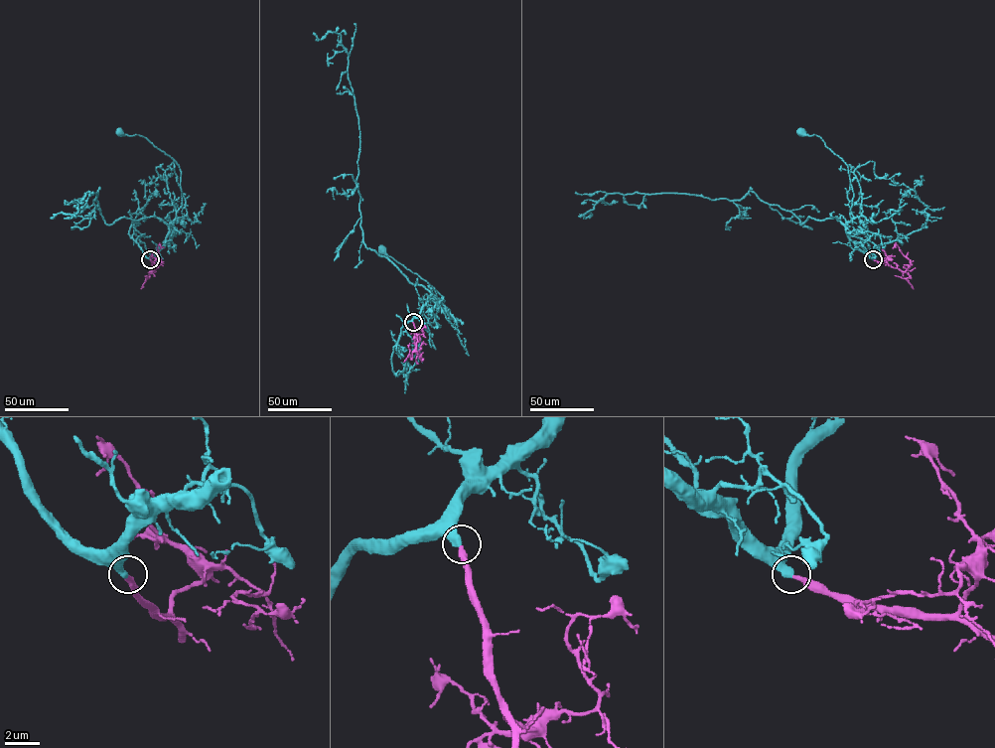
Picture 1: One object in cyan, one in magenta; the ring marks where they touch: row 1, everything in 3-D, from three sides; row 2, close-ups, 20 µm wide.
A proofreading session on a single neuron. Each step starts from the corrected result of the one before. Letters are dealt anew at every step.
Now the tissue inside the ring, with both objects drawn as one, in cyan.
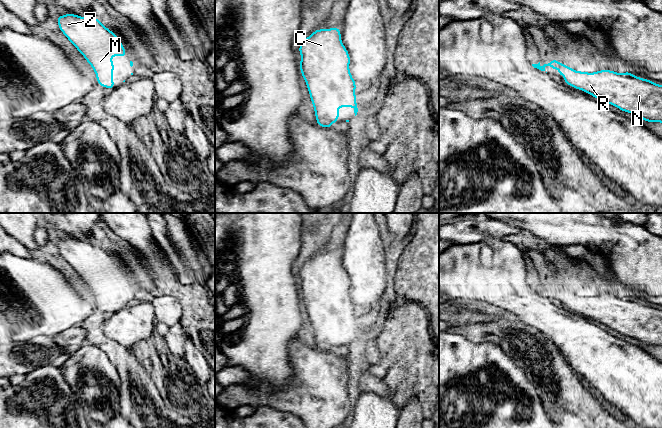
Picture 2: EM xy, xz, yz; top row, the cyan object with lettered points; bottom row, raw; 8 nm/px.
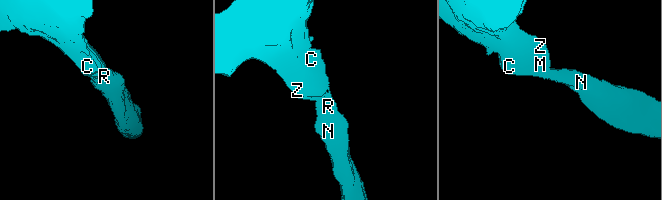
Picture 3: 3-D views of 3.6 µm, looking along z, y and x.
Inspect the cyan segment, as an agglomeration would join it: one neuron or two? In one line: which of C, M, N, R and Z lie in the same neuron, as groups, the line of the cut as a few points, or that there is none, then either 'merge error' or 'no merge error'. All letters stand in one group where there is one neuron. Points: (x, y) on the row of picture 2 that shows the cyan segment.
C M N R Z; no cut; no merge error

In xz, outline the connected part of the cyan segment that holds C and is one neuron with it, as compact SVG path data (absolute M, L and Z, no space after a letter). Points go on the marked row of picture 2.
M339 27L317 29L298 47L300 73L304 77L312 101L317 125L330 128L340 118L339 107L353 107L355 116L358 112L356 102L356 82L349 69L350 55L343 45Z

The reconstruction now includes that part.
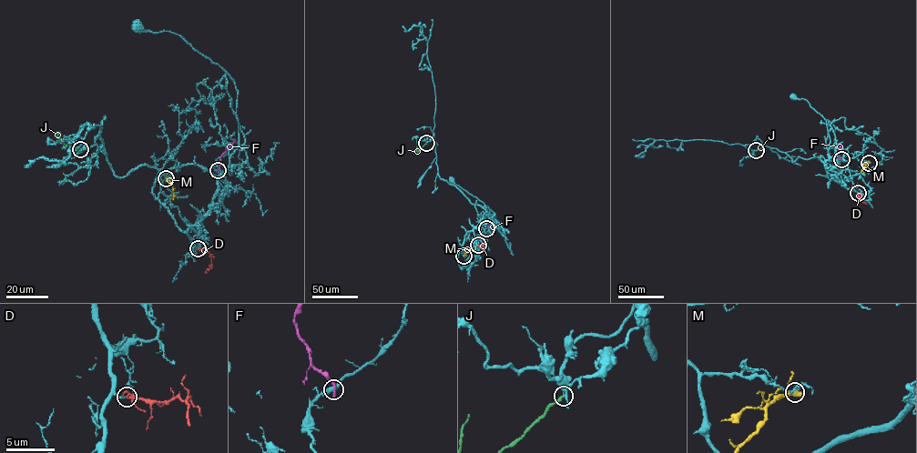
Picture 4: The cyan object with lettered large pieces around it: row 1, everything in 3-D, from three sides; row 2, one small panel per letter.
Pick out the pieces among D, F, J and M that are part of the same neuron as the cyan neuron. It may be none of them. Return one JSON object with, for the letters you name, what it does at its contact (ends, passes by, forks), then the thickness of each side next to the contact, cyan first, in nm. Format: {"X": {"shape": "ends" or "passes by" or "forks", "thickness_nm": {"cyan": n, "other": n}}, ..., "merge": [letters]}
{"D": {"shape": "forks", "thickness_nm": {"cyan": 170, "other": 190}}, "merge": ["D"]}

